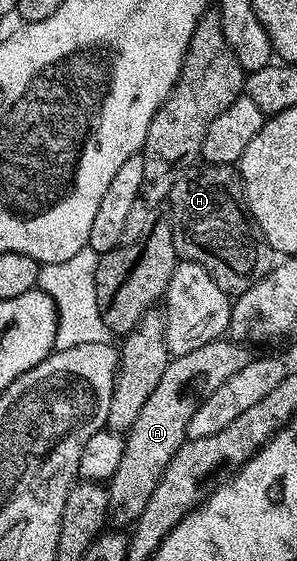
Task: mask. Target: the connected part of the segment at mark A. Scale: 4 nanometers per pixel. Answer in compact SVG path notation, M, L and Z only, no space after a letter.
M218 339L204 344L196 351L179 357L173 357L159 384L147 399L146 405L139 411L135 423L124 436L123 457L116 473L108 482L109 512L107 523L110 528L123 529L137 521L147 507L147 500L158 486L159 479L175 453L188 440L188 431L198 407L242 368L247 360L242 346L229 343L227 339Z

